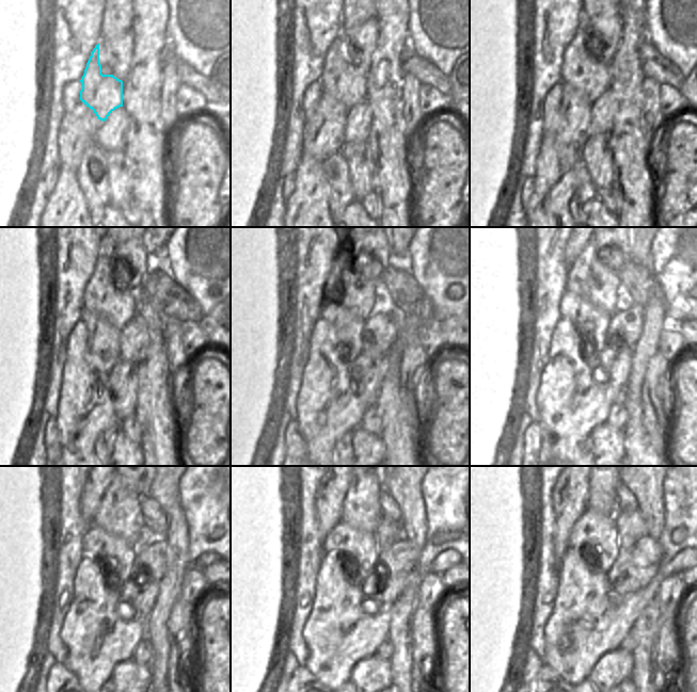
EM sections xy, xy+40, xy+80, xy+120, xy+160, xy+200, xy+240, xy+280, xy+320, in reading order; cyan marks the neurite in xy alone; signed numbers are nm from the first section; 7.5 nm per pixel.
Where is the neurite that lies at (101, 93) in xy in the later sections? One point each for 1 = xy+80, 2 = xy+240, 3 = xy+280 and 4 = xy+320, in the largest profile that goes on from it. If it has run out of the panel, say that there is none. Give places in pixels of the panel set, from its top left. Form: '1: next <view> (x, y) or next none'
1: next xy+80 (580, 70)
2: next xy+240 (119, 514)
3: next xy+280 (361, 510)
4: next xy+320 (602, 487)

